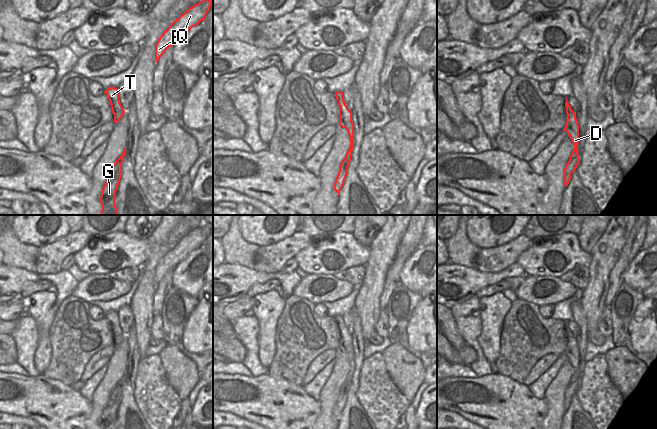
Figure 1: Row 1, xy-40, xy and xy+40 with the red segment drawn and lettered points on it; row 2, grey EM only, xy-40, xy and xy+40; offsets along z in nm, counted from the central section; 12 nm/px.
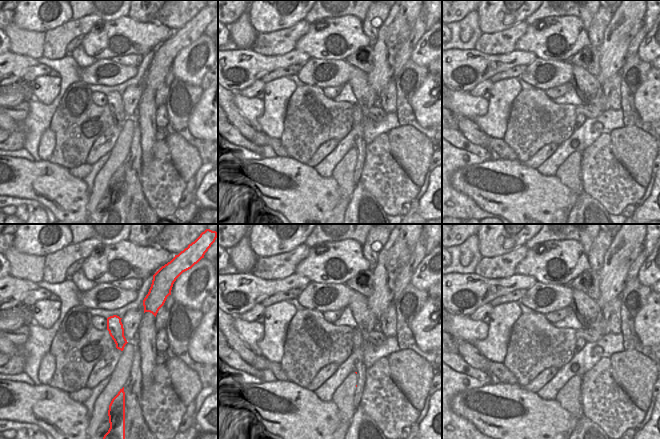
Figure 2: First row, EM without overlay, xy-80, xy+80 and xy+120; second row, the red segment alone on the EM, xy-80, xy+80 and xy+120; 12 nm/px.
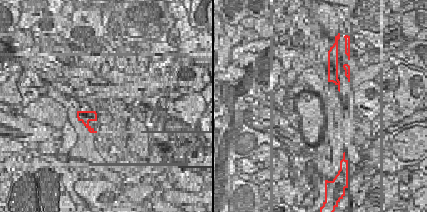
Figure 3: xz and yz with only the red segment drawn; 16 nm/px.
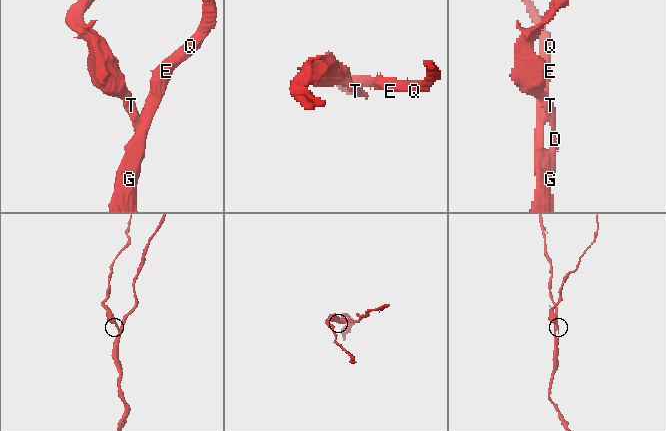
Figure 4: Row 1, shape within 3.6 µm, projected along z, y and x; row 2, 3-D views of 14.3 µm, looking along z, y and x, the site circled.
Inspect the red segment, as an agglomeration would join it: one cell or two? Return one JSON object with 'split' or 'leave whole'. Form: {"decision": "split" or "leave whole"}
{"decision": "split"}

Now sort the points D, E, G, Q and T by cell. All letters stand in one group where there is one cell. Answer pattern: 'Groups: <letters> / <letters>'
Groups: D T / E G Q.

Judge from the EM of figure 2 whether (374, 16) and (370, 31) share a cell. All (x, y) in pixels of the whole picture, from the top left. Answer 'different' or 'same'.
same

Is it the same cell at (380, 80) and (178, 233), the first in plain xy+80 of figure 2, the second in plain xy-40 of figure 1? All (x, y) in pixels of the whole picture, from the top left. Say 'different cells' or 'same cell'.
different cells

